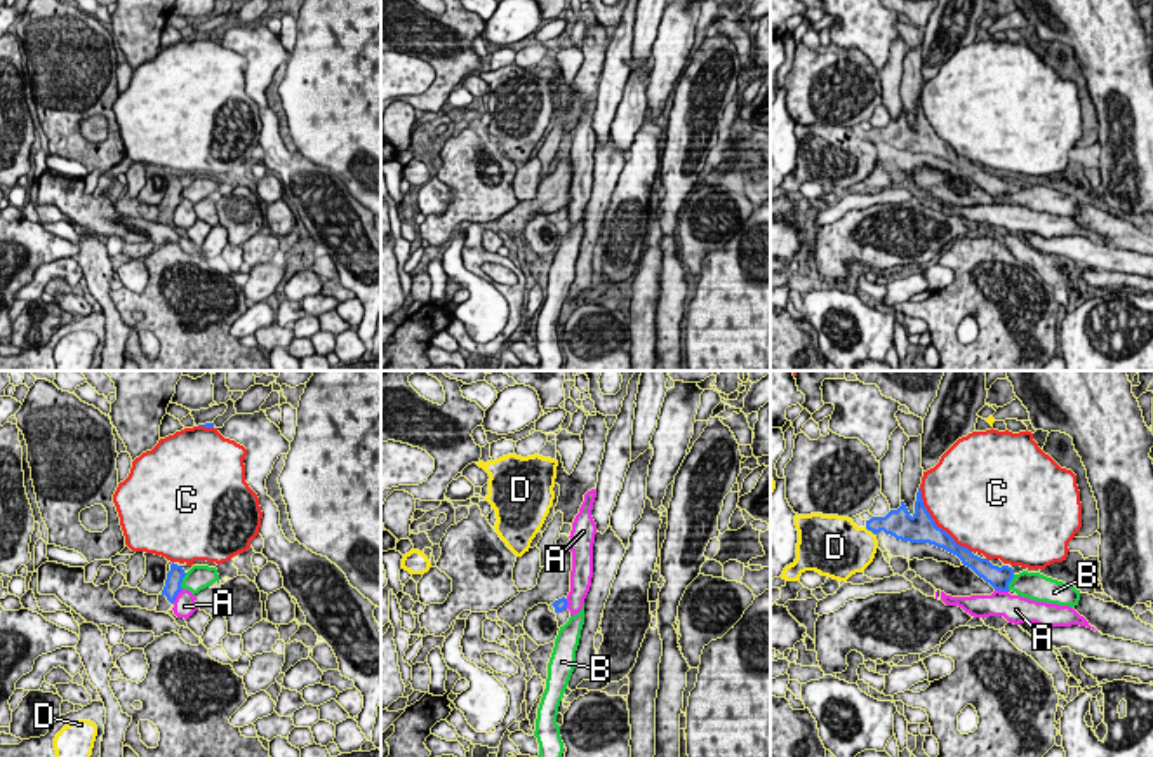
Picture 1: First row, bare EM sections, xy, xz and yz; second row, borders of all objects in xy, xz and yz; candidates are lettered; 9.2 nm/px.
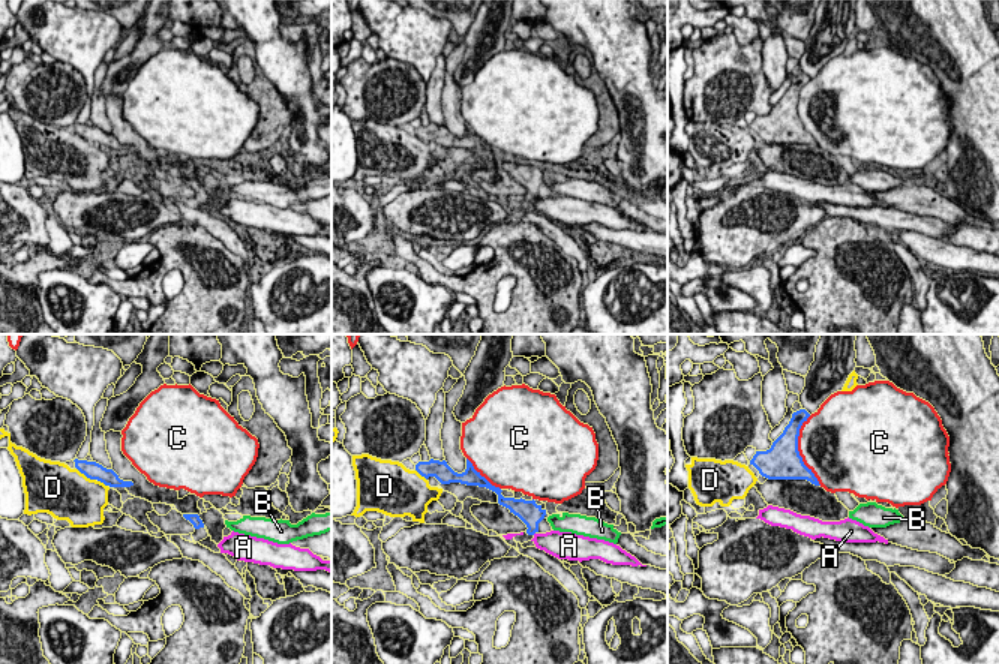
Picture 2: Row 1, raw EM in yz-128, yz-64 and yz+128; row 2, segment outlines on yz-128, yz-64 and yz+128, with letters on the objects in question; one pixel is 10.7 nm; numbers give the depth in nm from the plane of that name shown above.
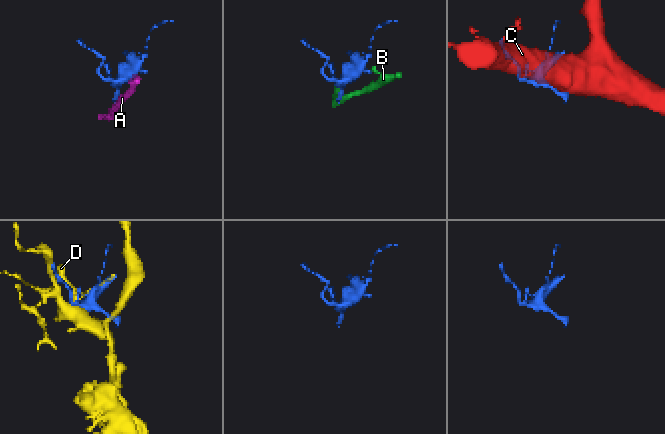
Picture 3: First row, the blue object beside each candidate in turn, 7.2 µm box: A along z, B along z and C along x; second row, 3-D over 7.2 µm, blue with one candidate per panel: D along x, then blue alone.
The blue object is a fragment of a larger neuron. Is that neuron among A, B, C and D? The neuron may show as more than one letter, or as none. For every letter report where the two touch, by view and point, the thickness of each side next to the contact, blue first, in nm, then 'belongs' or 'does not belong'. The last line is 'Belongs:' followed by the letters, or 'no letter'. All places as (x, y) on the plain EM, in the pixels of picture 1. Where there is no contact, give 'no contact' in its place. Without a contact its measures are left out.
A: contact xy (176, 206); calibres 160 and 200 nm; does not belong
B: contact xy (181, 192); calibres 160 and 220 nm; does not belong
C: contact yz (934, 134); calibres 280 and 480 nm; does not belong
D: contact yz (870, 140); calibres 240 and 440 nm; does not belong
Belongs: no letter

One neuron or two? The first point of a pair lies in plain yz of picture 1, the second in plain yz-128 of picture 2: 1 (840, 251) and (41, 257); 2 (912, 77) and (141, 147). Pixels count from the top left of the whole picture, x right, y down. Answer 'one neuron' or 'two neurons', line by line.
1: two neurons
2: one neuron

